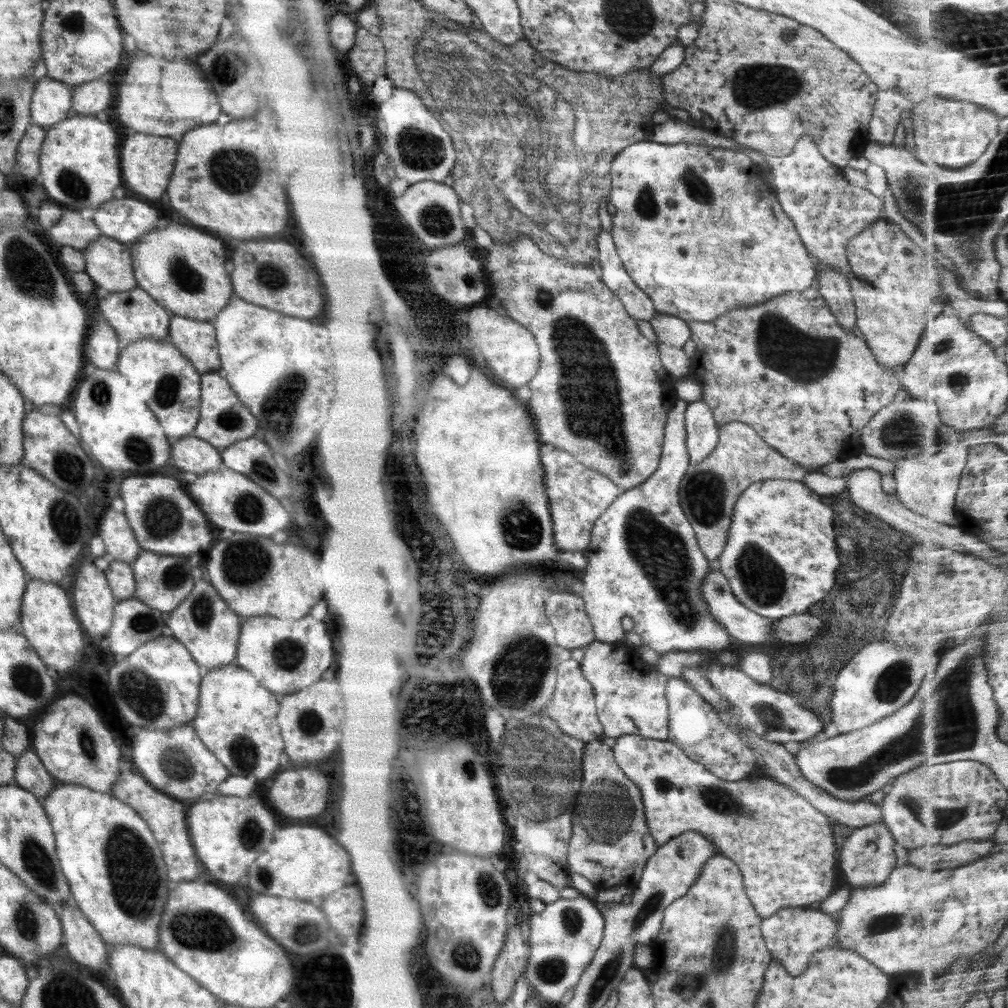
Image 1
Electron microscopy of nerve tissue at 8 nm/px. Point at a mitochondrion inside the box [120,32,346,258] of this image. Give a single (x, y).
(237, 172)

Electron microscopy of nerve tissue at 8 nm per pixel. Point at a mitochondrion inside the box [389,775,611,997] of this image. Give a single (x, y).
(491, 889)

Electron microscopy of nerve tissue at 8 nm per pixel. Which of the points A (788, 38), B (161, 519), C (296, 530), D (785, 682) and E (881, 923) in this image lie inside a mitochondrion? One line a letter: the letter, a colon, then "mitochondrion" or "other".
A: mitochondrion
B: mitochondrion
C: other
D: mitochondrion
E: mitochondrion

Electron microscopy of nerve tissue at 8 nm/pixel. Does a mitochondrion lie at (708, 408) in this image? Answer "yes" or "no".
no

